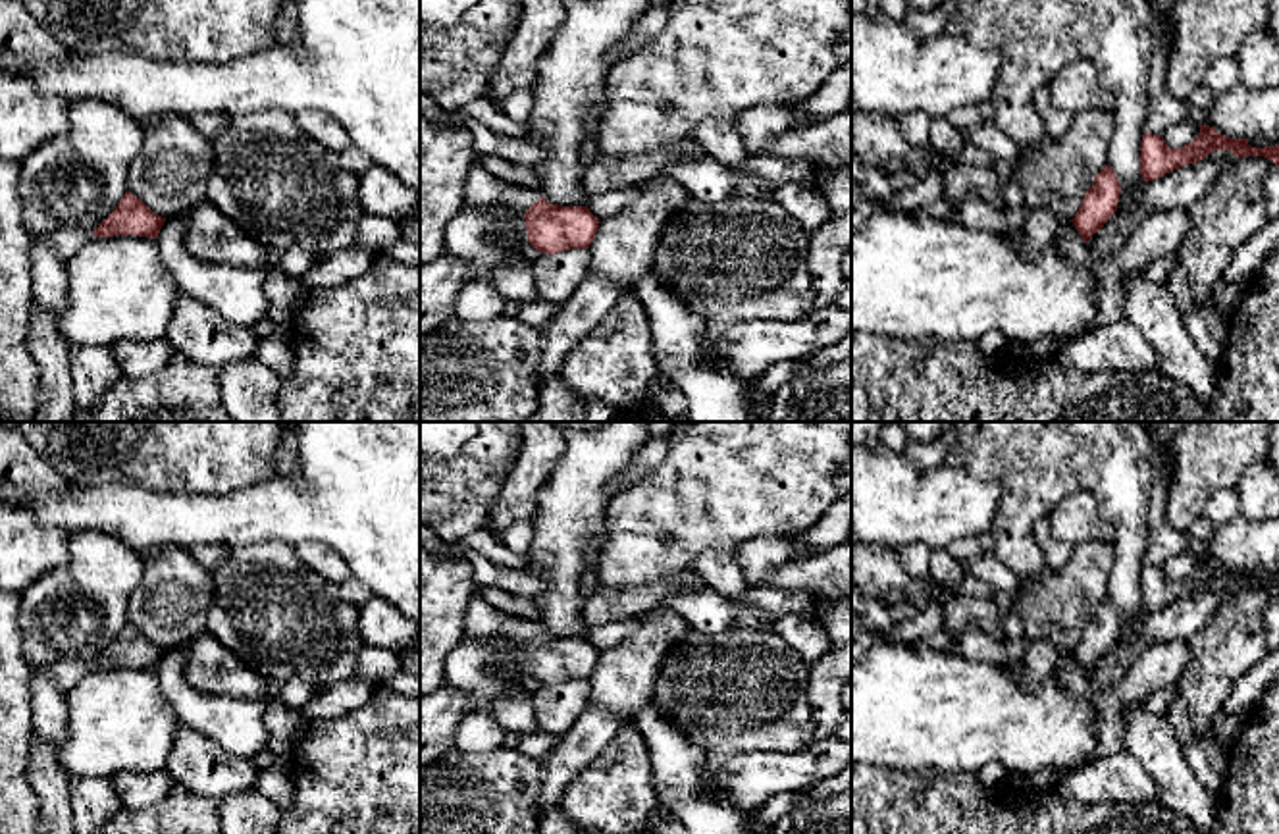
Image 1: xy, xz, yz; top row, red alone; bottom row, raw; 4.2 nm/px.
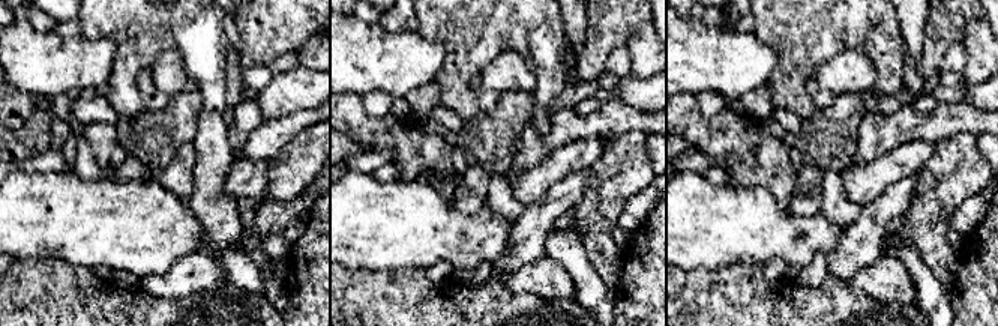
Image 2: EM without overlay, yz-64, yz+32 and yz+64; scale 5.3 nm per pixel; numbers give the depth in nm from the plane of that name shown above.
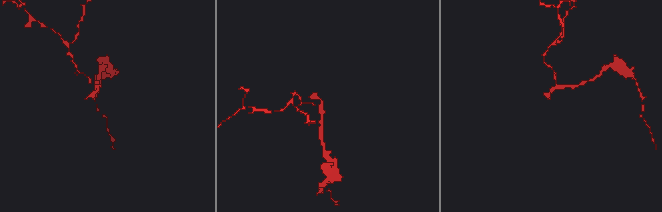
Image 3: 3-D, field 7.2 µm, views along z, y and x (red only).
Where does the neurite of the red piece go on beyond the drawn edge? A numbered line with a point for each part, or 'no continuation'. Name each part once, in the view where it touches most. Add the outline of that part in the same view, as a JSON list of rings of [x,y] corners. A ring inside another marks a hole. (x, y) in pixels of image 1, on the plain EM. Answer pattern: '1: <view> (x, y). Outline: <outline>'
1: xz (482, 621). Outline: [[[478,593],[472,597],[464,618],[464,638],[483,639],[499,649],[510,649],[516,643],[526,645],[541,628],[539,620],[507,614]]]

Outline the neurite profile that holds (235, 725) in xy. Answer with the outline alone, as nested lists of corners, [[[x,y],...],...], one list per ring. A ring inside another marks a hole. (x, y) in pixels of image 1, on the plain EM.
[[[168,649],[156,668],[164,699],[183,726],[216,742],[225,753],[252,761],[268,749],[266,701],[208,695],[185,680],[185,651]]]

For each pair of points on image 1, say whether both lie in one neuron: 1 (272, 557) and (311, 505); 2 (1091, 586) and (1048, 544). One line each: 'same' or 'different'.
1: different
2: different

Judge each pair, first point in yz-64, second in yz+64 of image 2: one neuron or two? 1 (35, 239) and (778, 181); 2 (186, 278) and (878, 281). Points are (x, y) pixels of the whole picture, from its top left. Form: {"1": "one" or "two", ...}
{"1": "two", "2": "one"}

